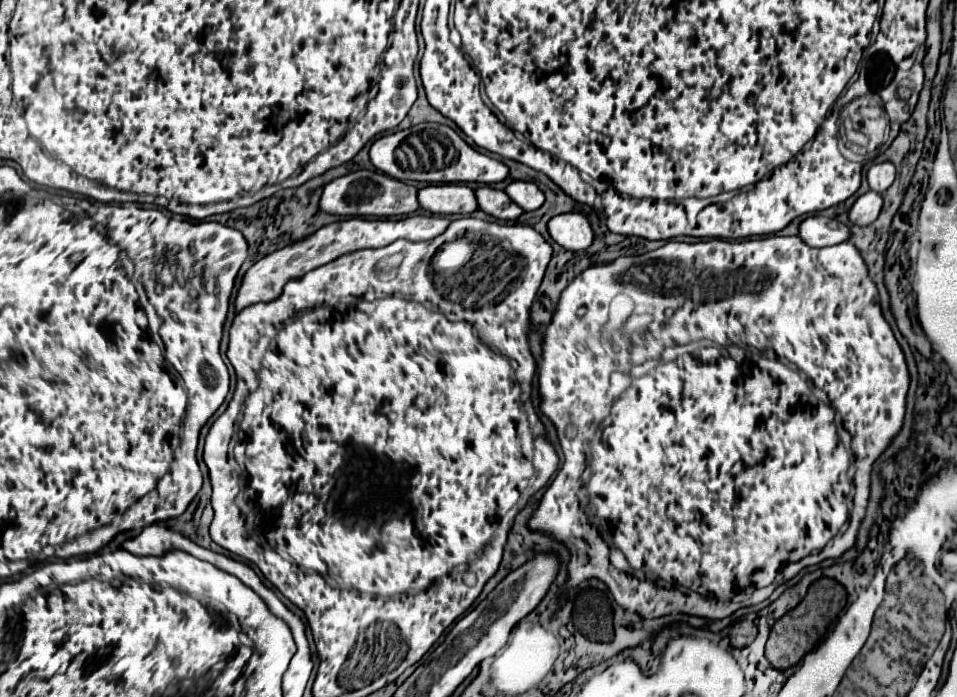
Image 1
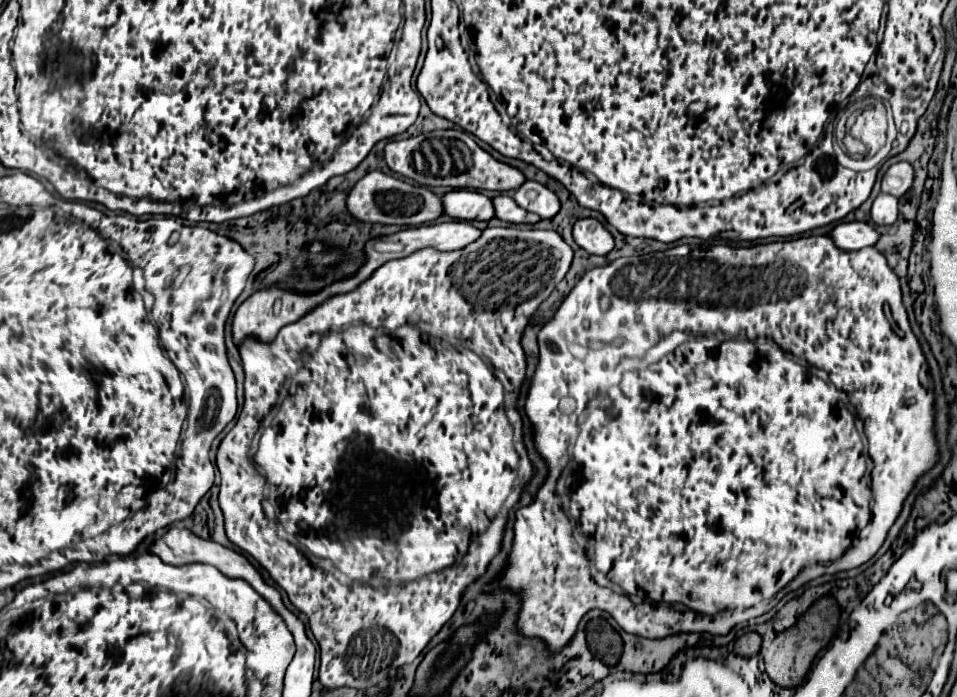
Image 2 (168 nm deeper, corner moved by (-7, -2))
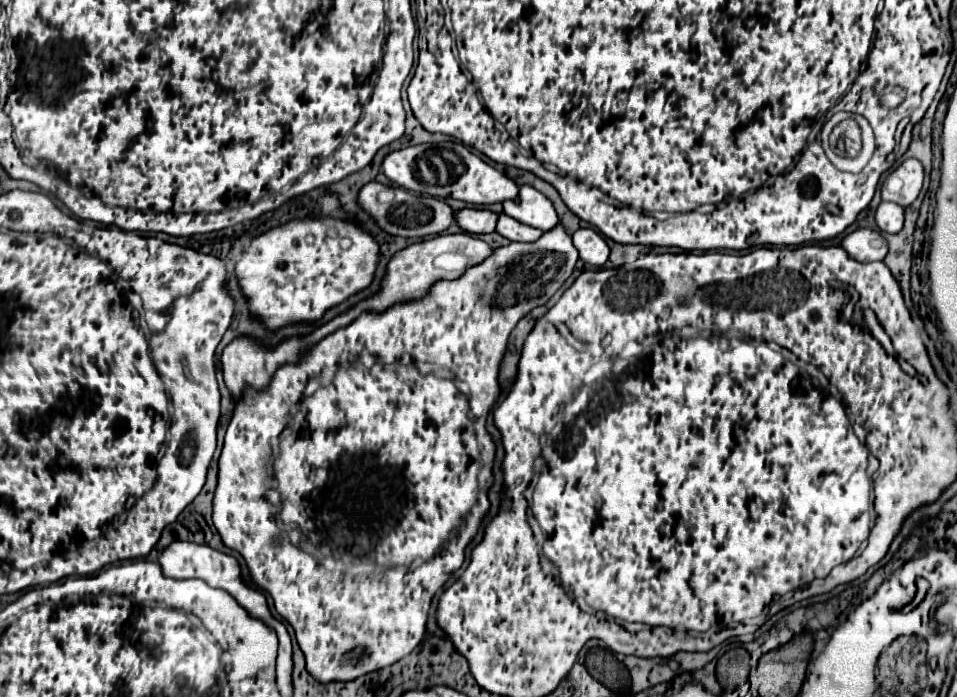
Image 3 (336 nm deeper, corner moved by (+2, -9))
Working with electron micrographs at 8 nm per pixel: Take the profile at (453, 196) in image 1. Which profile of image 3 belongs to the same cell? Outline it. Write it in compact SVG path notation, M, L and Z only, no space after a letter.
M478 208L478 210L460 210L456 212L456 222L460 224L460 228L464 232L472 232L472 234L488 234L496 230L496 222L498 222L498 214Z

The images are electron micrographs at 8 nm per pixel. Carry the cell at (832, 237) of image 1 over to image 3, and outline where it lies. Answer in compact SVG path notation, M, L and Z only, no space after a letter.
M860 228L842 240L842 248L858 262L884 260L888 254L888 242L878 230Z

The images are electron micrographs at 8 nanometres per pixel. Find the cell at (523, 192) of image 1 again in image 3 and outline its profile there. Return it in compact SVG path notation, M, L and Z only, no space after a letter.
M520 186L518 198L504 202L504 214L532 228L540 228L542 232L548 232L558 224L552 202L532 186Z

